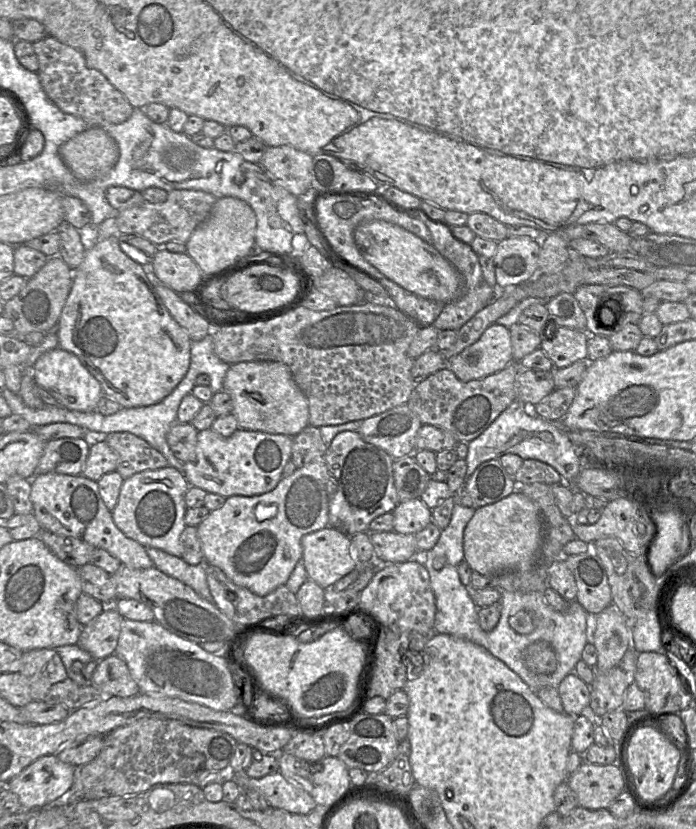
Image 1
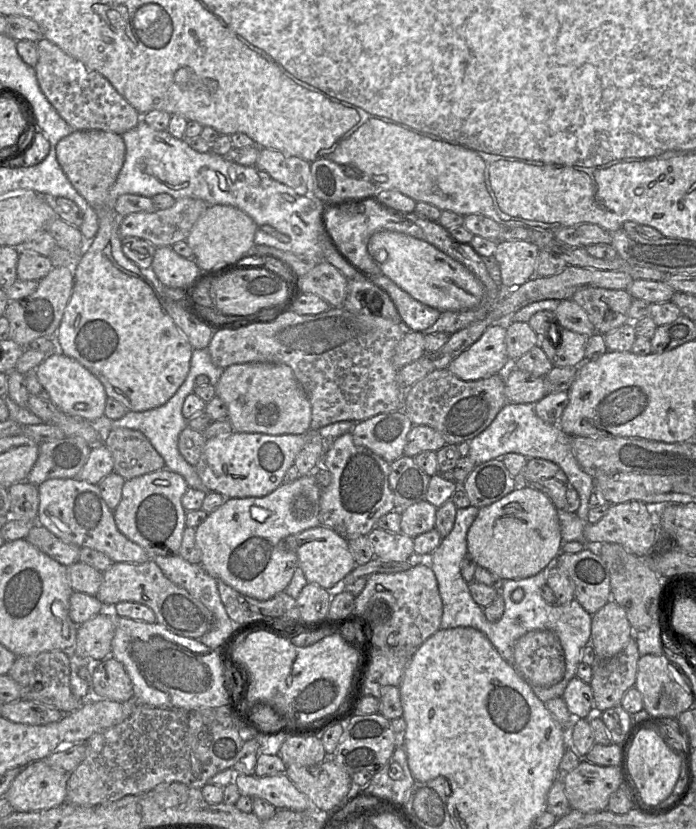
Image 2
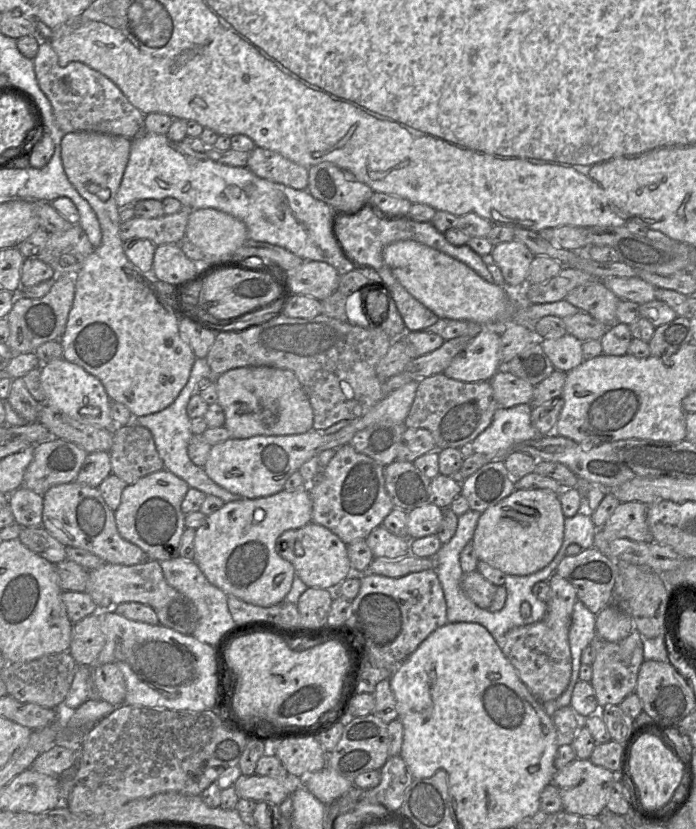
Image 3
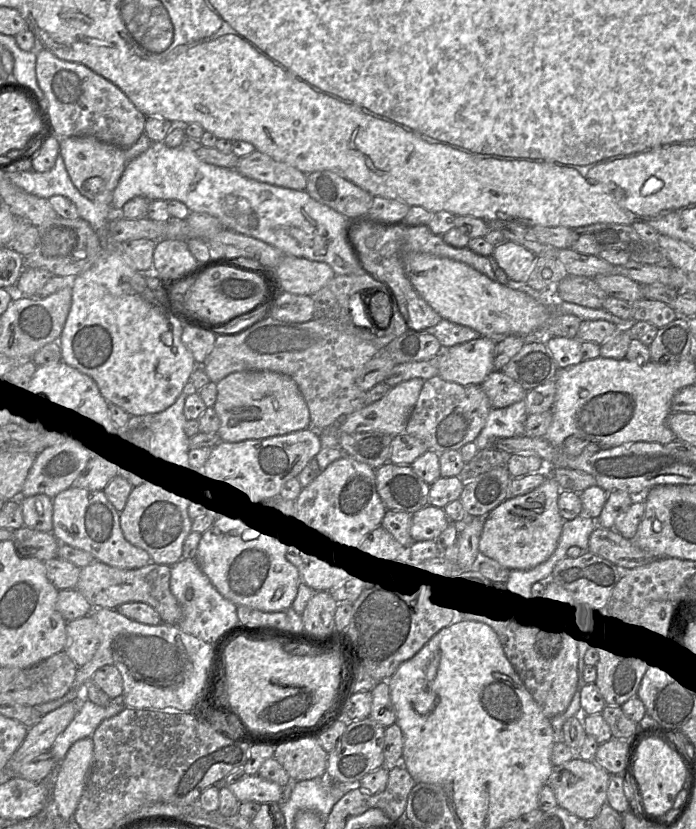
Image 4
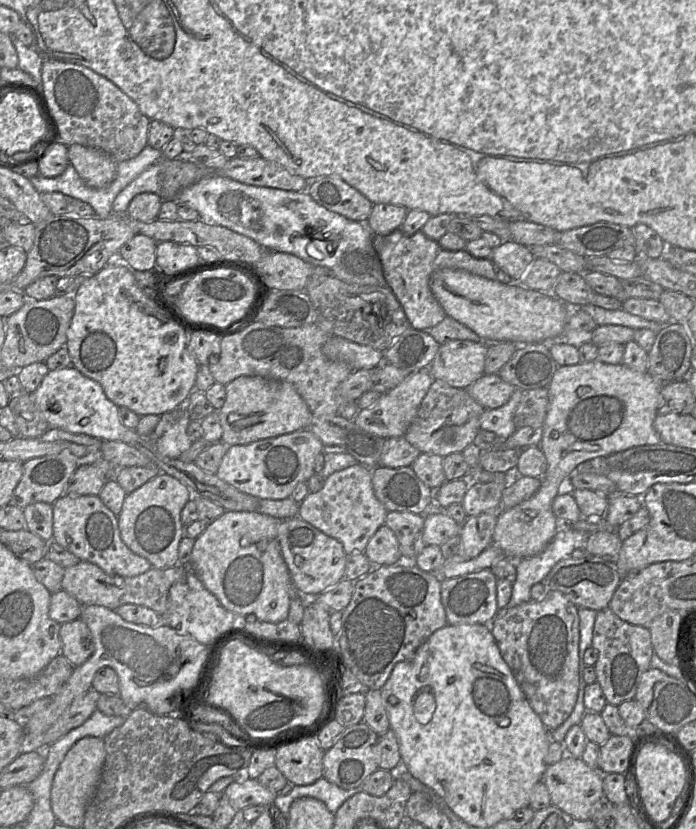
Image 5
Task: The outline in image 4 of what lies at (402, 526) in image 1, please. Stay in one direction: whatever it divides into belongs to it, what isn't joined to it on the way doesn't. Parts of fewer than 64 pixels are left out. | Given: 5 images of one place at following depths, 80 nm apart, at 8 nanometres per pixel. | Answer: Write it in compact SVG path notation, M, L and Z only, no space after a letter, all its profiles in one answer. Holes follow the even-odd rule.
M428 504L412 514L410 534L415 542L436 540L449 522L444 509Z

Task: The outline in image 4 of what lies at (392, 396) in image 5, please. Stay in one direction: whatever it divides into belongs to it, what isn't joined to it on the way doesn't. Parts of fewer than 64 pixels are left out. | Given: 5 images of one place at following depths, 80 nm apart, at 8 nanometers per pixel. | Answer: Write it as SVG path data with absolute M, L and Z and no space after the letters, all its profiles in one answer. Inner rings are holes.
M414 378L392 387L380 400L348 415L340 431L348 434L379 431L393 437L405 432L424 382Z

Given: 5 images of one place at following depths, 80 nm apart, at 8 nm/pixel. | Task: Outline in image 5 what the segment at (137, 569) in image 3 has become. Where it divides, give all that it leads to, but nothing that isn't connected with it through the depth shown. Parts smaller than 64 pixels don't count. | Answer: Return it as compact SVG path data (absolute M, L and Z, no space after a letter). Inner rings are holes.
M80 561L65 568L62 589L76 598L82 605L99 605L115 610L125 604L135 604L150 608L159 616L167 610L168 592L173 583L185 576L188 566L175 565L166 569L151 567L143 574L134 577L122 577L107 574L97 565Z

